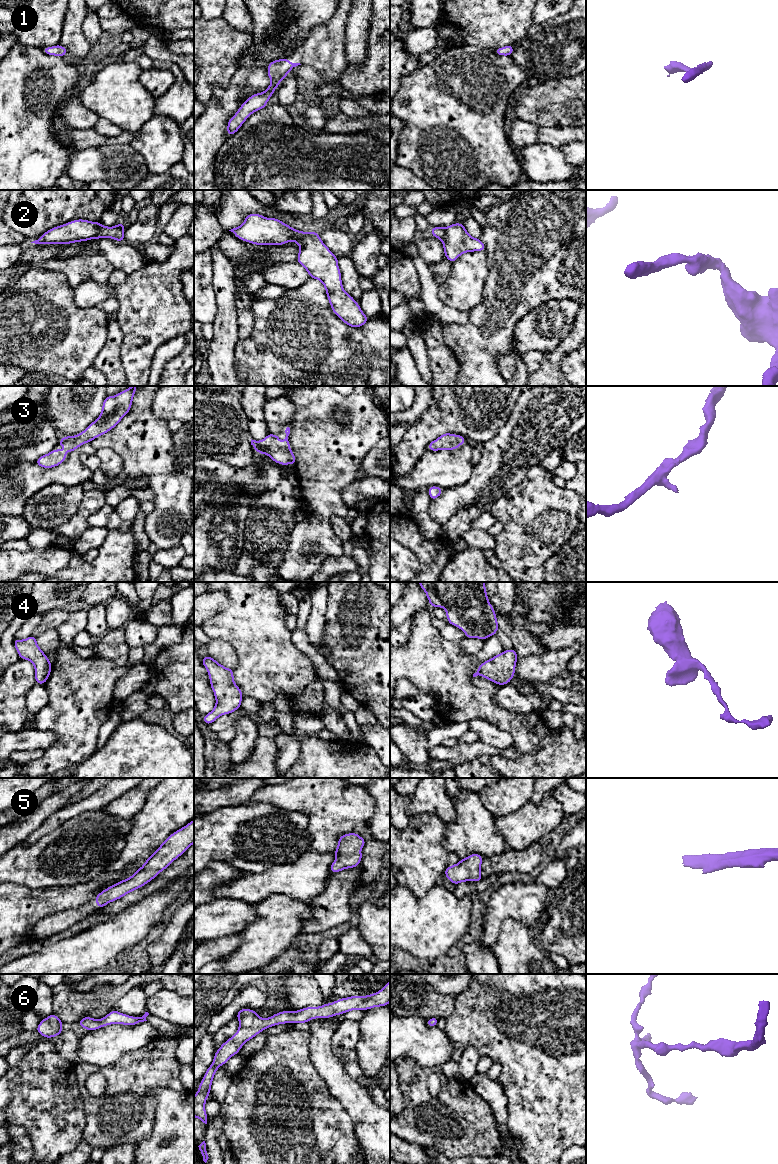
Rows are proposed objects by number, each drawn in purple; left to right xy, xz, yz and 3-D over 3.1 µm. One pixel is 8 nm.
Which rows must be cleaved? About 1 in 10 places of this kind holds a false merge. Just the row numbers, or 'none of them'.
none of them

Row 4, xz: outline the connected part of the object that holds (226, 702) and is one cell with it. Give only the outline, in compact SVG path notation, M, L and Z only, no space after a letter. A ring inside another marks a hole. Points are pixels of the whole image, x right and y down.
M210 656L202 657L202 664L208 671L210 686L216 699L214 709L203 717L203 722L209 725L221 715L239 709L244 696L235 684L233 669L224 667Z

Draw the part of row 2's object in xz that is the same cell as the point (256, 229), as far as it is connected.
M248 214L239 227L231 231L240 240L256 245L283 245L294 241L300 247L297 262L308 272L309 277L320 280L333 310L350 327L362 327L369 318L363 313L354 298L345 292L338 258L323 243L317 231L302 232L277 218L260 214Z

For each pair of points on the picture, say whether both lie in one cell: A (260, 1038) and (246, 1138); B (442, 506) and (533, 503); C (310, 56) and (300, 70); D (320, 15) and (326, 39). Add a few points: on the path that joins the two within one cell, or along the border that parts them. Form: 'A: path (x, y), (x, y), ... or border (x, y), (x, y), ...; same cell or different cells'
A: border (267, 1036), (265, 1044), (246, 1058); different cells
B: border (509, 488), (494, 501), (488, 510); different cells
C: border (301, 63), (314, 67), (324, 77); different cells
D: border (335, 10), (325, 22), (319, 24), (305, 39); different cells

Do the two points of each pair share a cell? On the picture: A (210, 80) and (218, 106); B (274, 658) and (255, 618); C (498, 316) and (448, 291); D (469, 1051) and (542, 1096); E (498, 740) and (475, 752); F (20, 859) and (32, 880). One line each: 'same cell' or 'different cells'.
A: different cells
B: same cell
C: different cells
D: different cells
E: different cells
F: same cell

